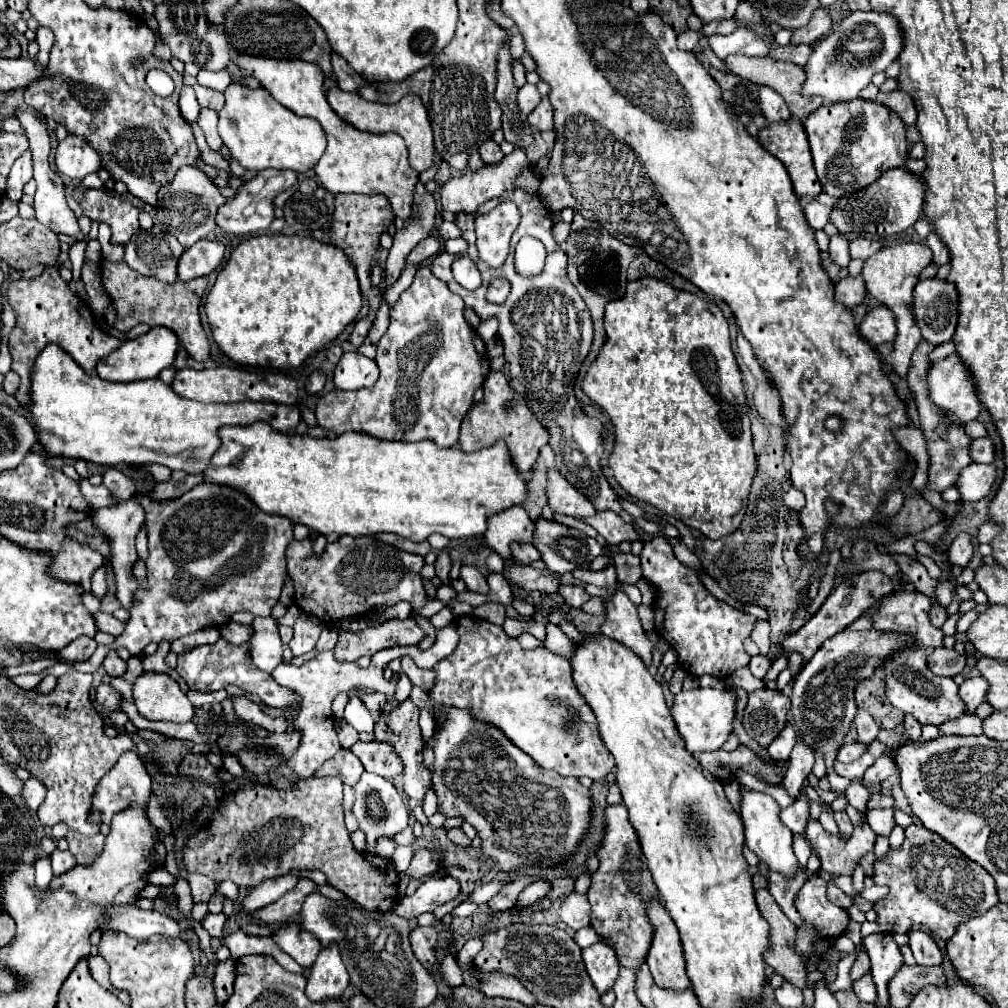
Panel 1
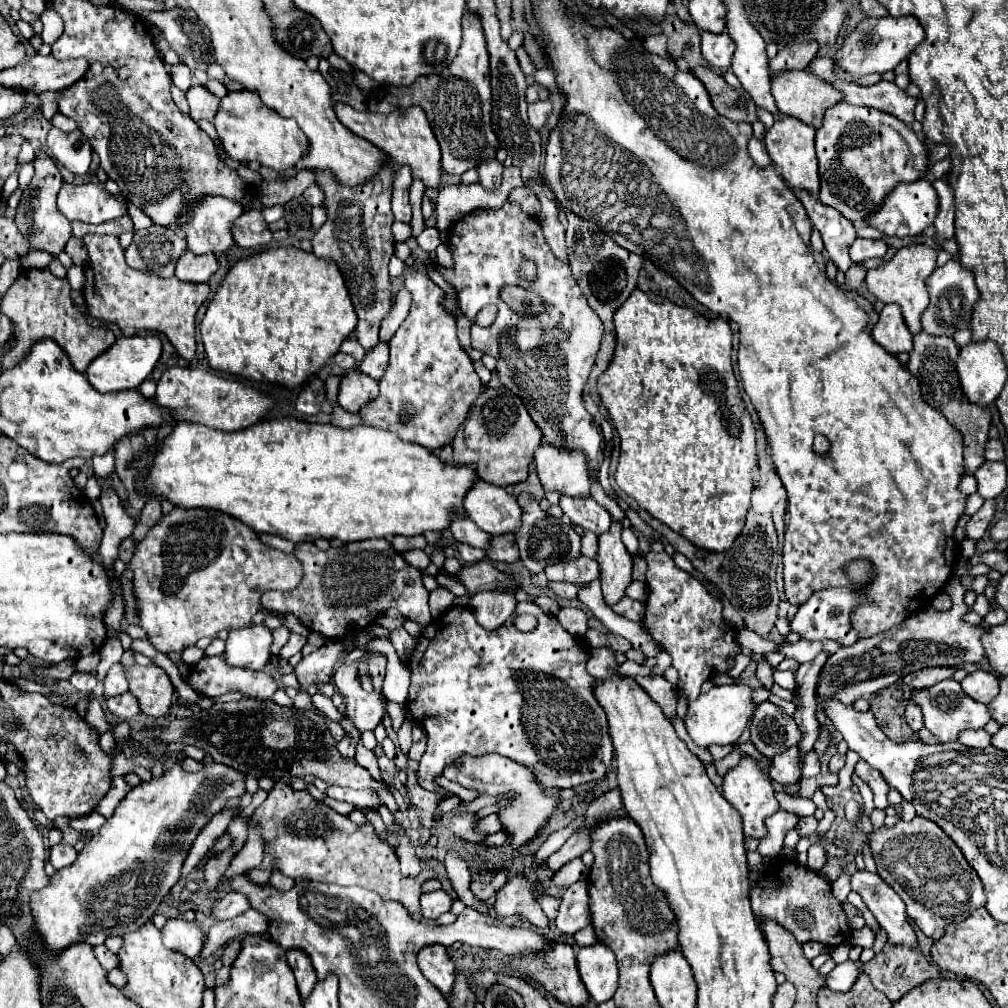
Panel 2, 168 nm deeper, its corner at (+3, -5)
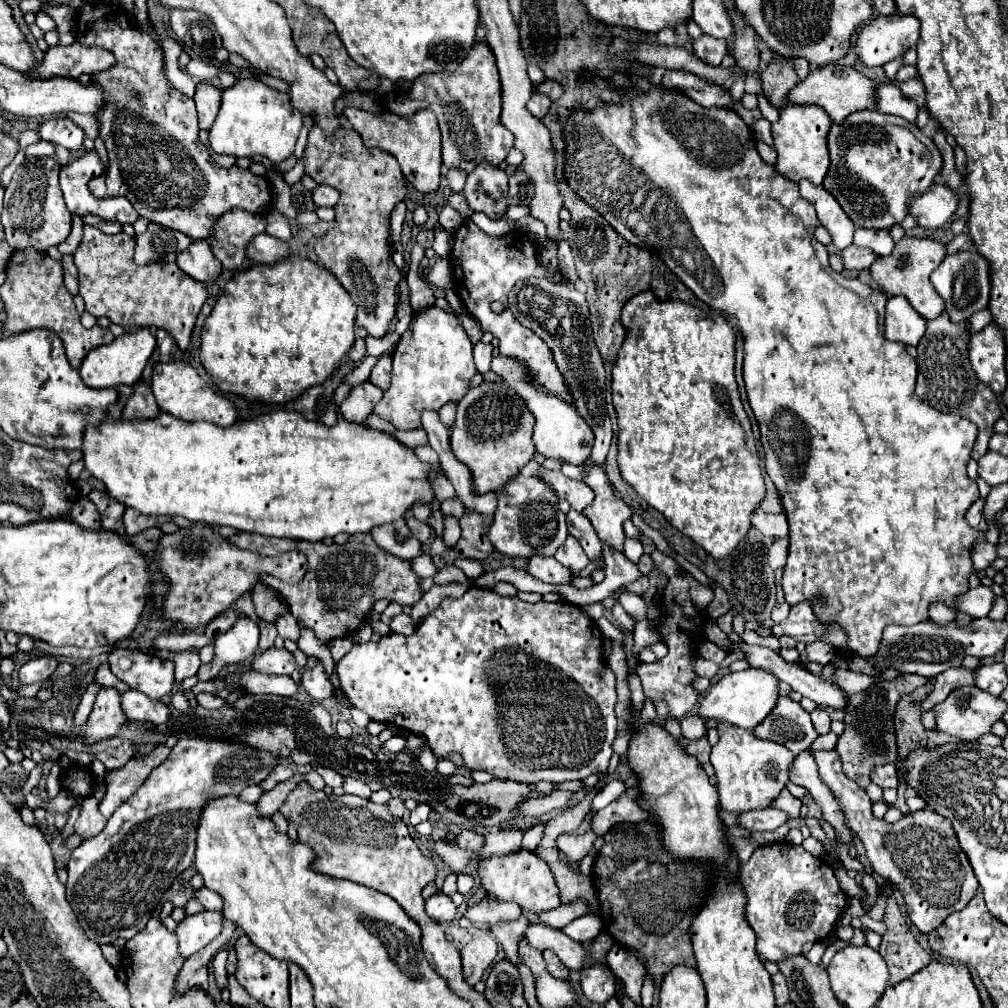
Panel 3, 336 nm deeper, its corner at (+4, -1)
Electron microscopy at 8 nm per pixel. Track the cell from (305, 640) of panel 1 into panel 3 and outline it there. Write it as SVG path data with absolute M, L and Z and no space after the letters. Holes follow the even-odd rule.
M285 610L283 614L279 614L279 618L275 620L275 628L277 628L279 636L285 638L285 640L295 642L295 640L299 638L299 626L297 626L297 620L291 616L289 610Z

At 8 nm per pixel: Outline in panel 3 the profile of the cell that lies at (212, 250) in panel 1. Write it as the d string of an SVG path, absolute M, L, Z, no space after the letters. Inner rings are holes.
M193 240L191 246L177 256L177 266L199 282L213 282L221 276L221 262L213 256L207 240Z

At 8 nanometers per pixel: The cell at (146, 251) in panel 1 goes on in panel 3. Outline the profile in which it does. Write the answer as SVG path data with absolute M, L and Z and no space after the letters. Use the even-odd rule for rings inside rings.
M149 224L147 232L135 236L135 262L153 264L153 262L175 262L177 254L183 252L193 240L177 230Z

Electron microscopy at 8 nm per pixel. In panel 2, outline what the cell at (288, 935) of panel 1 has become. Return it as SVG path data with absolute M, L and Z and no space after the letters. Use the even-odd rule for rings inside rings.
M290 950L290 952L286 952L286 960L288 960L288 964L296 976L300 996L306 998L316 984L316 972L310 964L310 958L300 950Z

